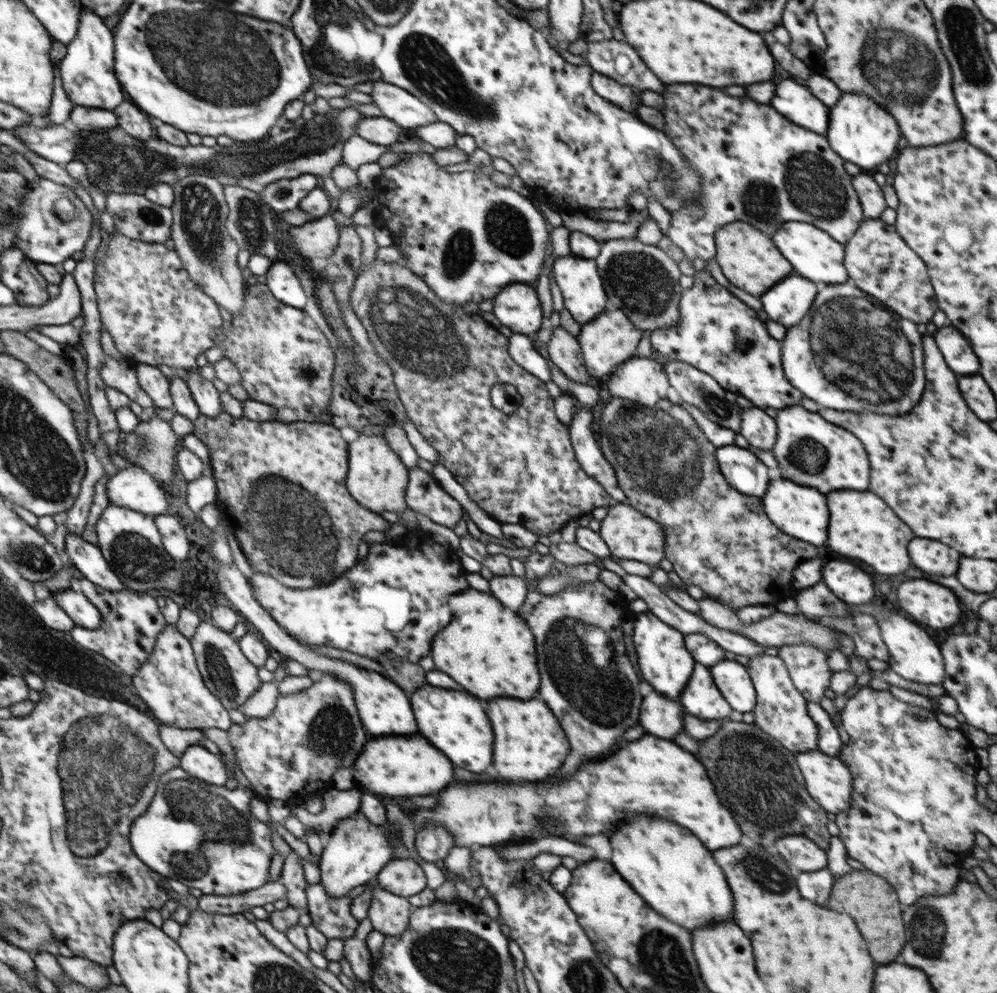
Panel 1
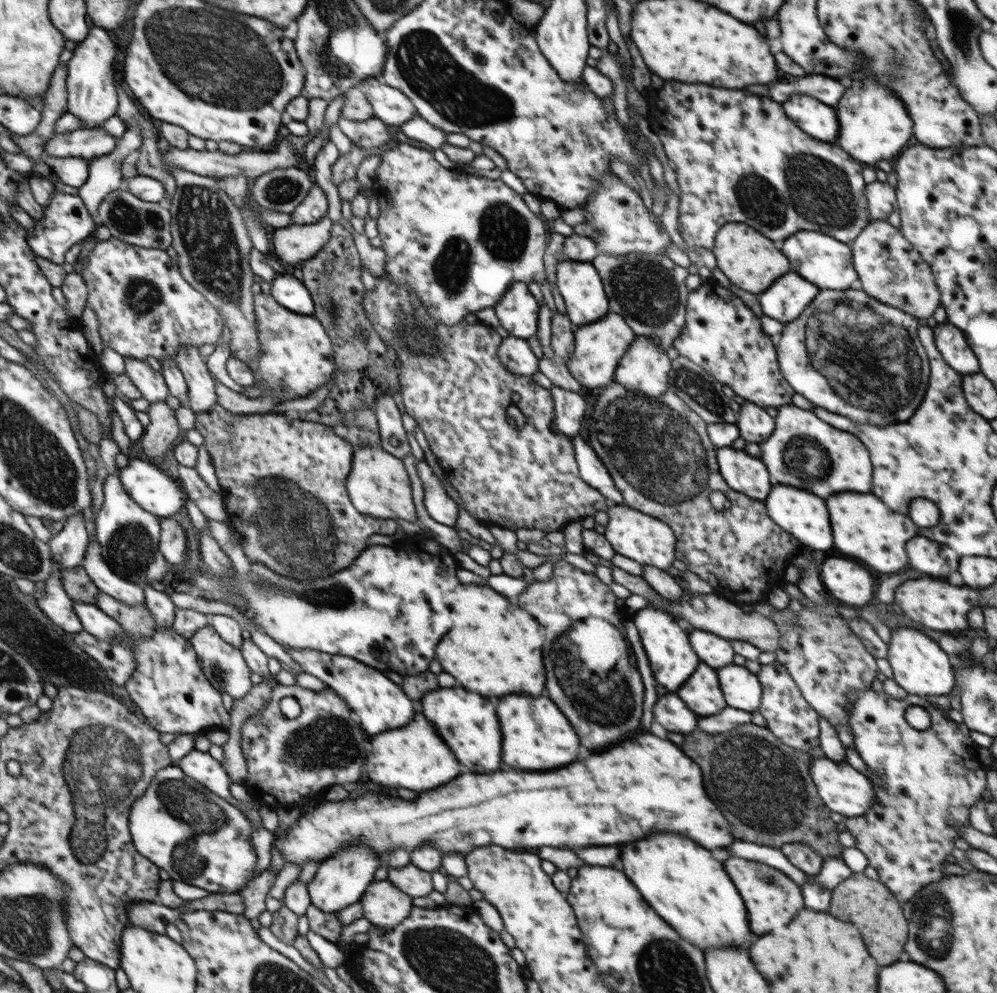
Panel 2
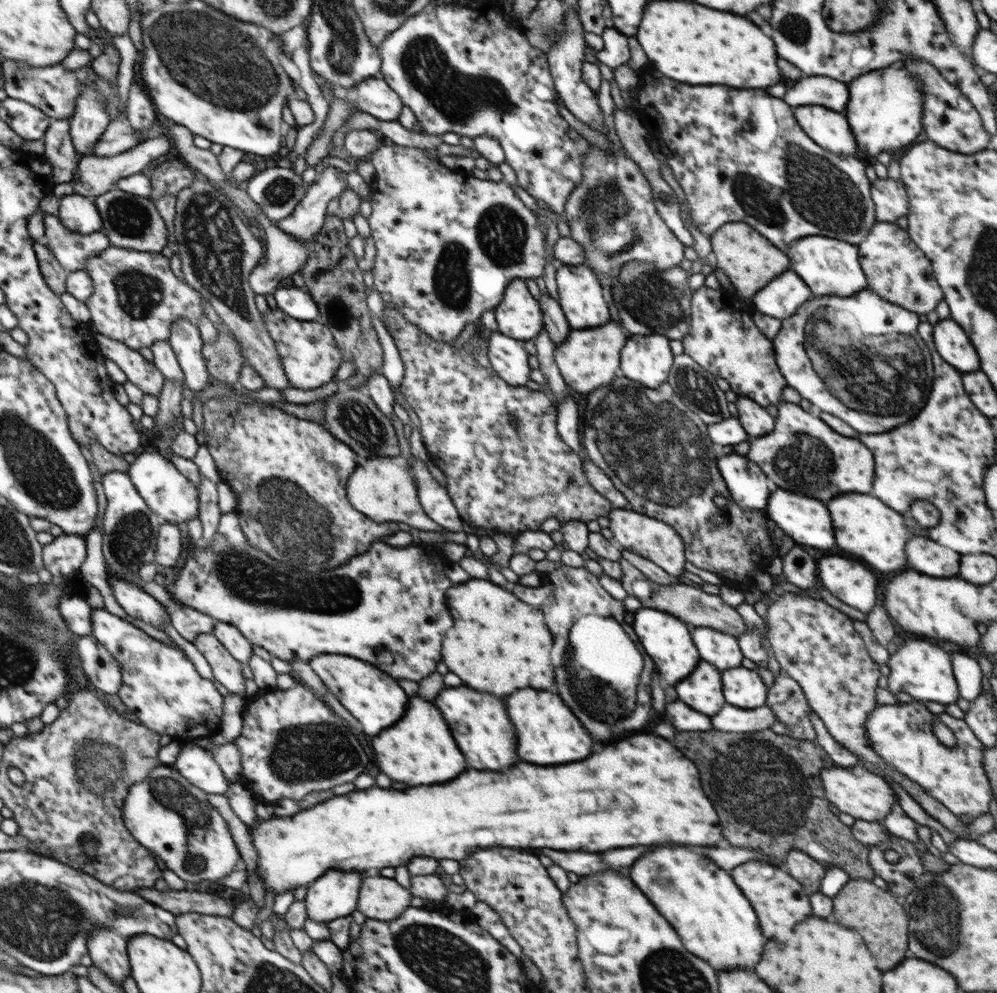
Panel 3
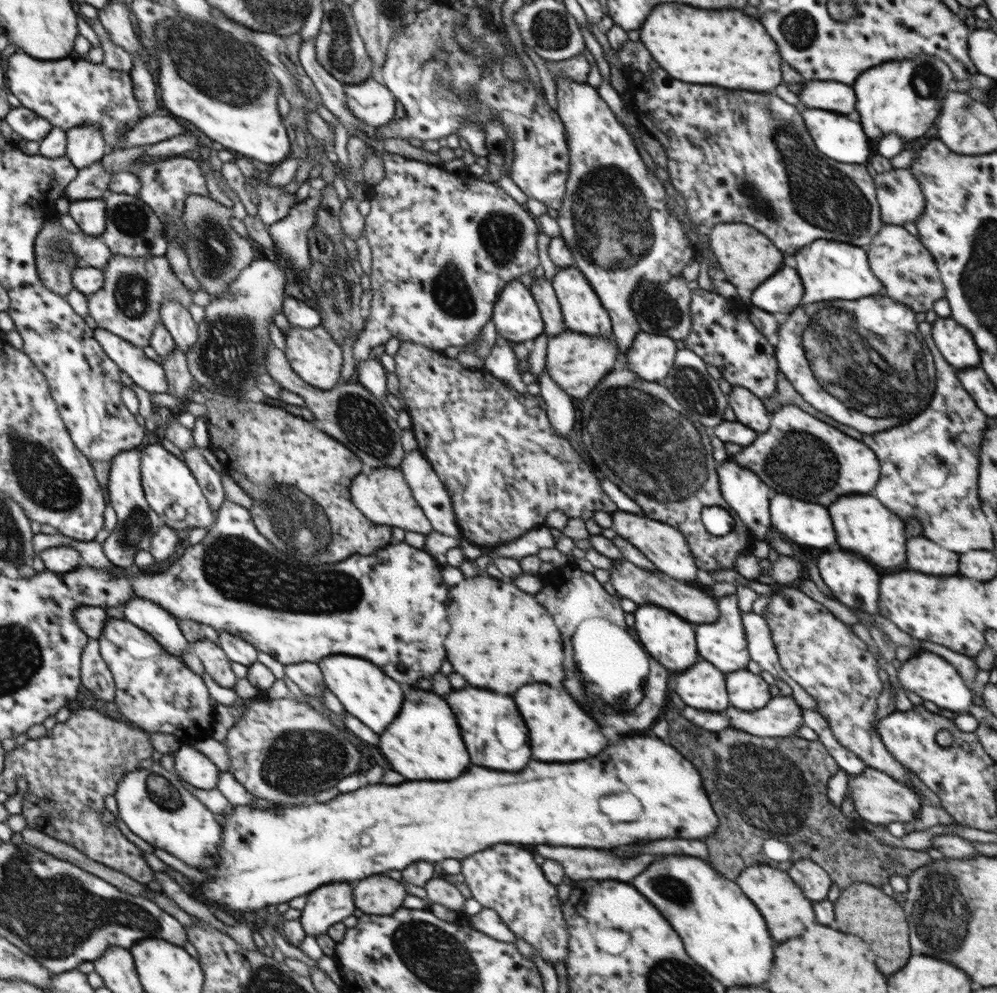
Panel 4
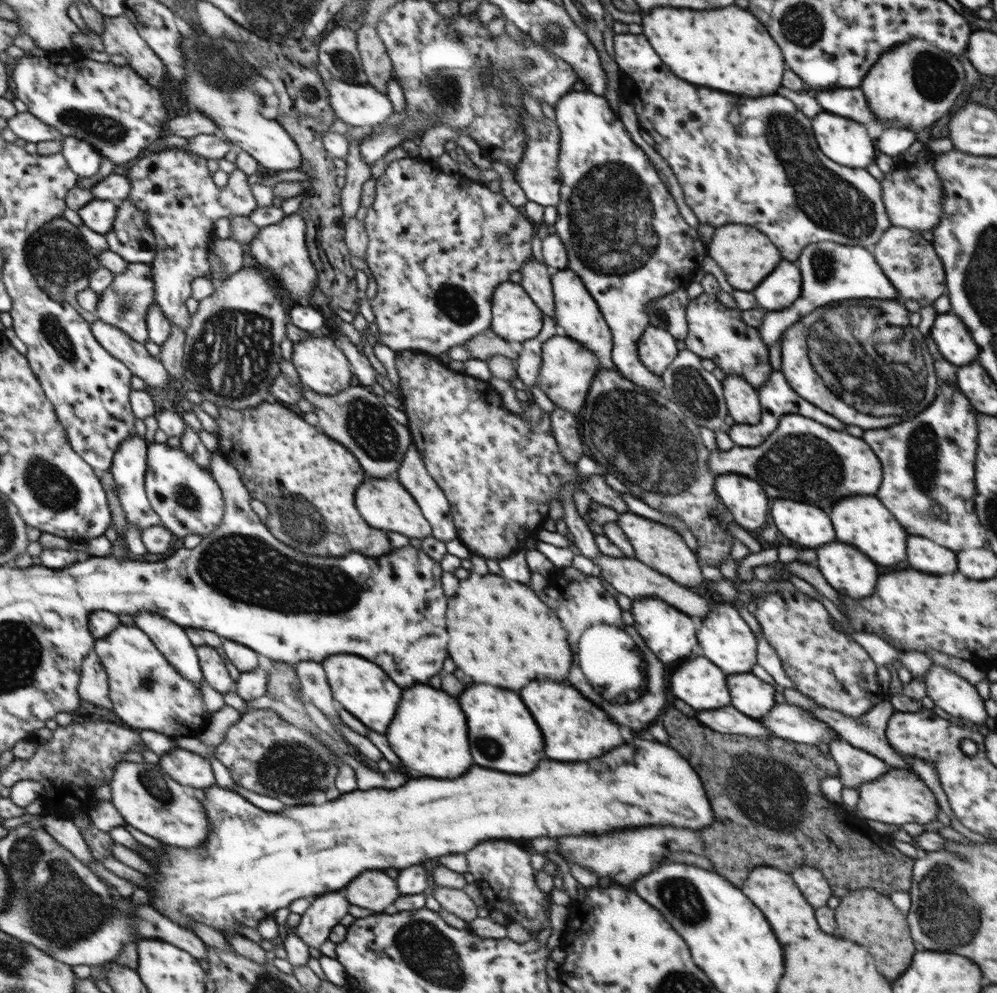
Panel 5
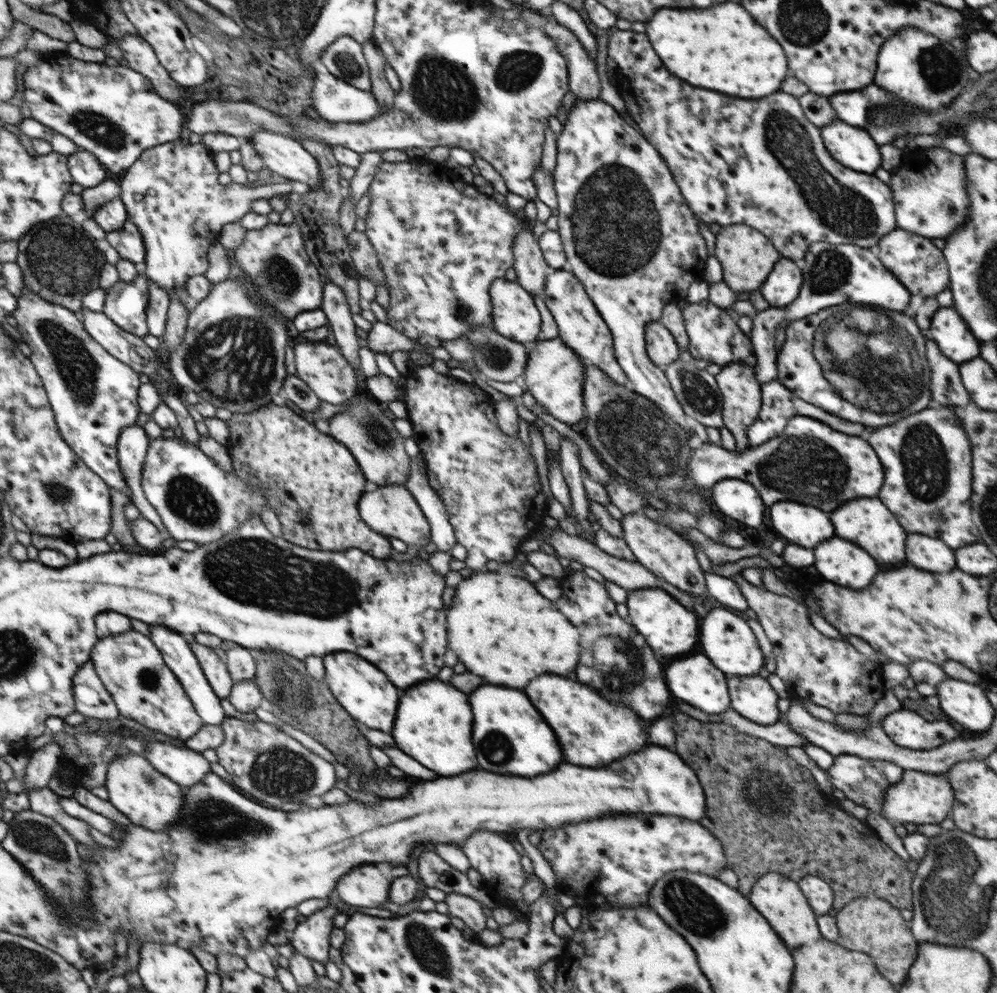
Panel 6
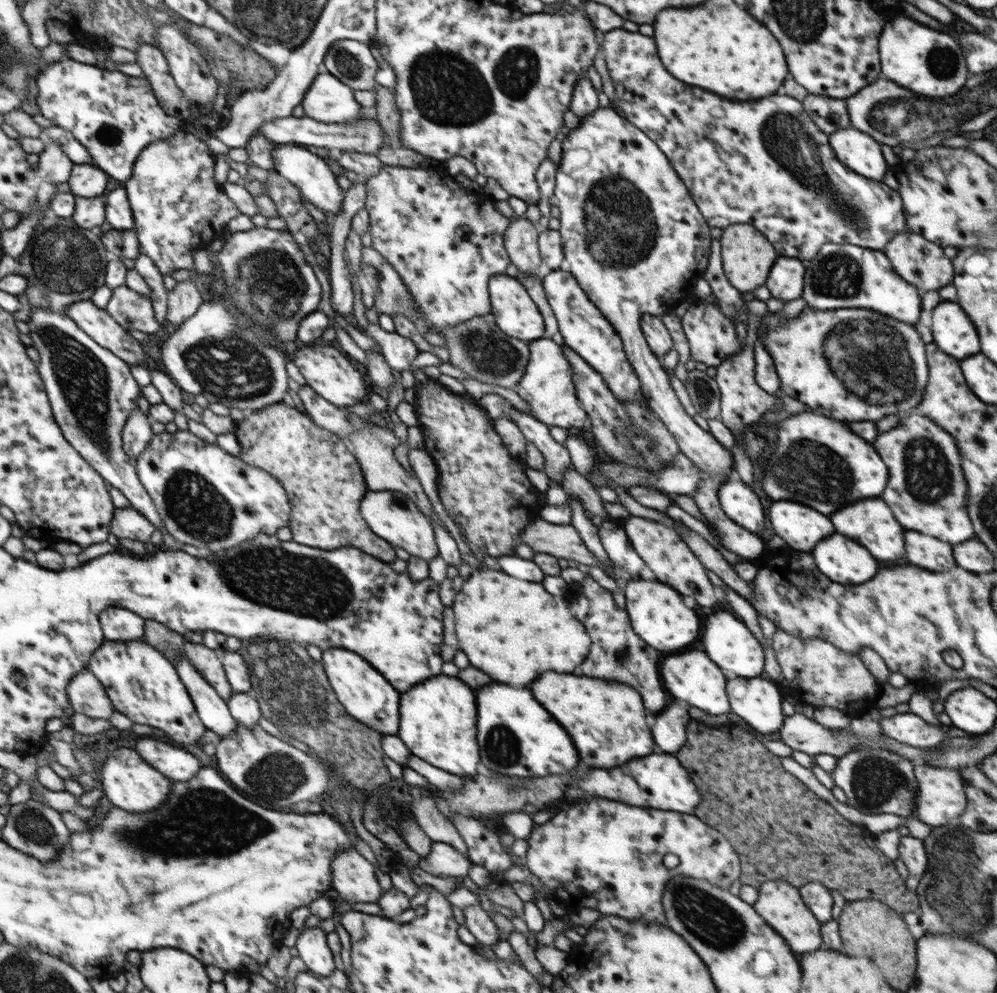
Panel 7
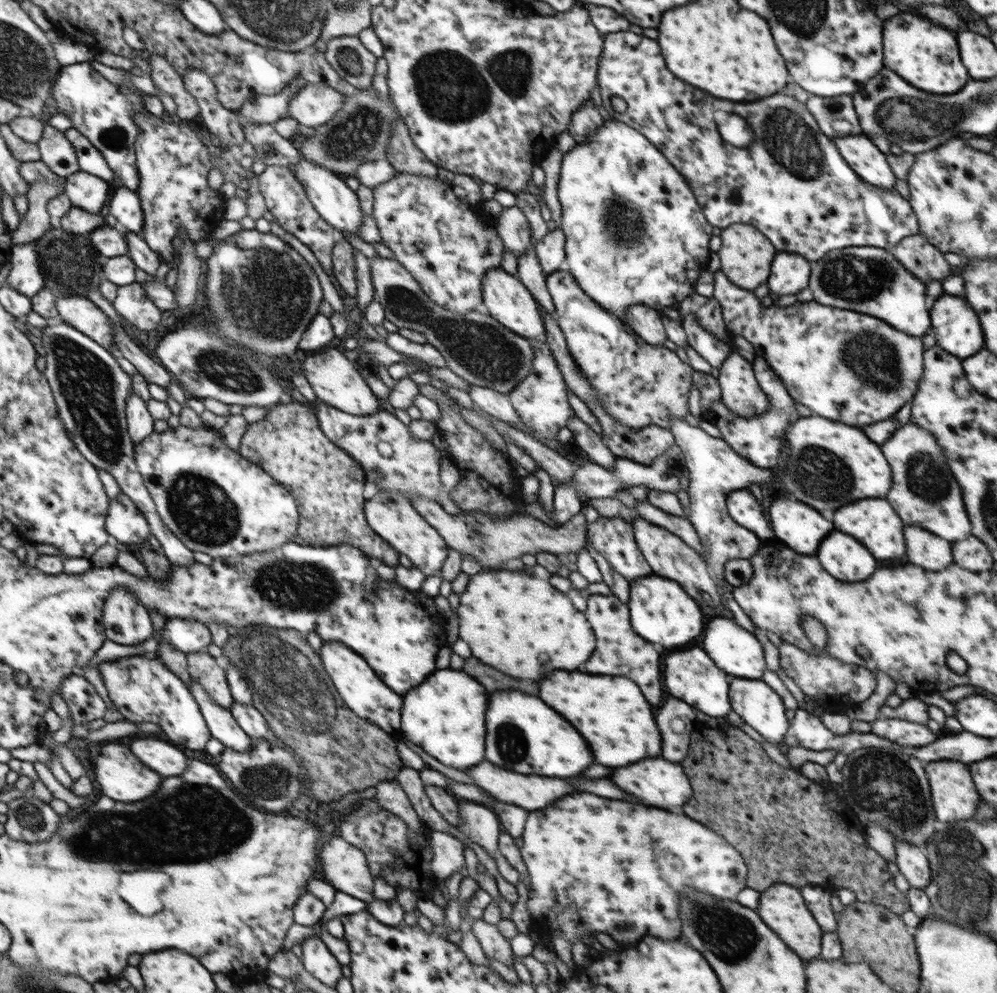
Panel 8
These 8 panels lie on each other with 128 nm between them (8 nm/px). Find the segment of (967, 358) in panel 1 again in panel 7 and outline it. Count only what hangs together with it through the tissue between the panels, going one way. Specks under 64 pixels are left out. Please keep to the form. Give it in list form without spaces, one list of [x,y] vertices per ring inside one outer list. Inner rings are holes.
[[[940,301],[932,309],[933,343],[942,352],[962,360],[981,352],[978,331],[956,301]]]

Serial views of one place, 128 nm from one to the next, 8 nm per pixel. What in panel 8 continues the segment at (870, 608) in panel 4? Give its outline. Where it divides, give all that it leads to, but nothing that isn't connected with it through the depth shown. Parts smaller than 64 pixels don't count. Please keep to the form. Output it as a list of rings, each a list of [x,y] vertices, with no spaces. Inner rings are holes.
[[[832,532],[818,548],[818,560],[826,572],[842,582],[866,580],[878,568],[874,556],[848,534]]]

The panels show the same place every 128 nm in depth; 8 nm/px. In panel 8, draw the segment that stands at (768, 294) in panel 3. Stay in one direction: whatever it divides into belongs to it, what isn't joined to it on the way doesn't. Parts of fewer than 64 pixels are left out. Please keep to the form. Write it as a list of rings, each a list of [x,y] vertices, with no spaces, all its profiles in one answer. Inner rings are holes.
[[[777,252],[766,284],[770,291],[779,296],[798,294],[800,290],[808,287],[810,272],[809,261],[803,256]]]

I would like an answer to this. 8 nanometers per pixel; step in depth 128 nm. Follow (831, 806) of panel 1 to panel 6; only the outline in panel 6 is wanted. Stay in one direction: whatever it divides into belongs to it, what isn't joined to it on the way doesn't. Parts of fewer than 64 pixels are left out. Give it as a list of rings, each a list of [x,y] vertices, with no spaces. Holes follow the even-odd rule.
[[[905,770],[902,780],[891,784],[885,792],[881,816],[895,824],[937,824],[950,817],[955,799],[946,774],[928,774],[917,770]]]

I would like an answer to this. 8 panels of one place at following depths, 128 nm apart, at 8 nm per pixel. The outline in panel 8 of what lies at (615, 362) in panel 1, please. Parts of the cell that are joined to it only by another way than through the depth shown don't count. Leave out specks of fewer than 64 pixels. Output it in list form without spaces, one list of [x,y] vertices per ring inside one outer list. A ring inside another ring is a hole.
[[[544,340],[538,341],[538,343],[533,344],[534,349],[534,360],[533,367],[530,374],[526,375],[526,378],[522,379],[522,382],[513,388],[509,393],[509,399],[516,410],[516,415],[520,417],[520,421],[524,426],[527,426],[537,438],[551,438],[552,440],[557,440],[558,431],[560,428],[564,428],[566,423],[569,423],[572,418],[576,417],[576,413],[572,410],[567,397],[567,384],[563,379],[562,373],[558,368],[557,362],[554,360],[553,354],[550,352],[549,346]]]

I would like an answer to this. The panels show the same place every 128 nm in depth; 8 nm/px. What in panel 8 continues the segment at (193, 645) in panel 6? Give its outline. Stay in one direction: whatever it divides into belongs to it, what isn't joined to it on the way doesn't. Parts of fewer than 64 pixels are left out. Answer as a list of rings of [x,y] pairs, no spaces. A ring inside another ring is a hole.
[[[206,650],[188,653],[187,661],[191,678],[204,687],[208,697],[212,697],[214,703],[226,710],[232,708],[232,696],[228,690],[229,682],[226,682],[224,668],[220,668],[218,662]]]

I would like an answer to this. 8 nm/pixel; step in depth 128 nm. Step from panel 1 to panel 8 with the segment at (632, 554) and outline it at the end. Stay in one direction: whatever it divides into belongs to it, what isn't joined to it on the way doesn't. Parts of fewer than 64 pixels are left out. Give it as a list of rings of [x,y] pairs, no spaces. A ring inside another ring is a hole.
[[[635,519],[633,531],[638,548],[651,566],[653,574],[678,582],[699,605],[711,606],[715,609],[722,604],[716,580],[698,551],[688,546],[679,536],[646,519]]]

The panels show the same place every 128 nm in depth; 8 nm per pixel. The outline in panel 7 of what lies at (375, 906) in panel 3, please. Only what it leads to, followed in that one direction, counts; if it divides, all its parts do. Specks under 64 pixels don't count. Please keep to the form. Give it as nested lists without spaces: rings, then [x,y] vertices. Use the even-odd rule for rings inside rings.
[[[340,849],[331,862],[331,886],[339,896],[348,904],[352,902],[377,903],[382,898],[384,891],[376,878],[374,866],[356,849]]]

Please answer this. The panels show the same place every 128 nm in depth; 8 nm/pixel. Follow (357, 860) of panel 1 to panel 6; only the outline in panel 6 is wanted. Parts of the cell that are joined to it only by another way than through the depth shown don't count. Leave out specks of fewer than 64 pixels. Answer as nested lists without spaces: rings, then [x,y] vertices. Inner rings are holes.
[[[328,904],[325,909],[307,916],[305,922],[296,926],[289,936],[295,950],[308,960],[326,964],[331,947],[330,933],[334,928],[332,922],[334,915],[338,913],[337,909]]]

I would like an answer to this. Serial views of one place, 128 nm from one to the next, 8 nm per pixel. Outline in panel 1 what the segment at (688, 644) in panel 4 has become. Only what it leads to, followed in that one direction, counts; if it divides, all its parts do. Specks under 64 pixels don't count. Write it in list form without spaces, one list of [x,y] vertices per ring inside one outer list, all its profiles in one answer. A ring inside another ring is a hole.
[[[650,611],[637,614],[634,621],[632,641],[638,657],[638,666],[640,666],[637,672],[642,680],[646,680],[656,692],[660,692],[666,698],[680,698],[694,670],[696,662],[686,650],[684,636],[682,632],[668,626]]]

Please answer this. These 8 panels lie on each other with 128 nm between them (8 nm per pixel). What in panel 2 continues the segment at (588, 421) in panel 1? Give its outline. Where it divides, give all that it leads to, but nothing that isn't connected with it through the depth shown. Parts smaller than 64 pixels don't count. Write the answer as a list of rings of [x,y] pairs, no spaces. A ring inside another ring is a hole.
[[[579,434],[572,441],[580,478],[612,504],[624,504],[623,494],[616,488],[608,467],[598,458],[592,447]]]

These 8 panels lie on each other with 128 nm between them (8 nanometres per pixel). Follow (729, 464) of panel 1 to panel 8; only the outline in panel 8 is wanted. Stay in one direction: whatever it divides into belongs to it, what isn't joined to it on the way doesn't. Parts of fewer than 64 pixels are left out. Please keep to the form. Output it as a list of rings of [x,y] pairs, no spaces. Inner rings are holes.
[[[735,490],[728,495],[727,511],[744,528],[763,541],[772,541],[775,532],[768,526],[768,519],[758,504],[760,500],[749,490]]]

